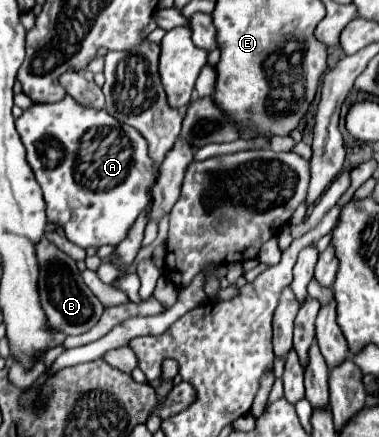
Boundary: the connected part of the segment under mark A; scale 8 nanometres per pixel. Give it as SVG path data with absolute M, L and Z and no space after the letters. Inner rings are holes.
M69 94L51 104L33 104L17 118L17 132L21 136L23 146L27 148L27 162L39 182L45 198L47 220L59 224L65 230L65 236L81 246L103 246L103 244L119 244L129 234L133 222L151 202L151 186L159 170L149 158L147 142L141 138L137 130L117 122L107 110L95 110L81 106ZM49 140L55 140L59 148L53 148Z

